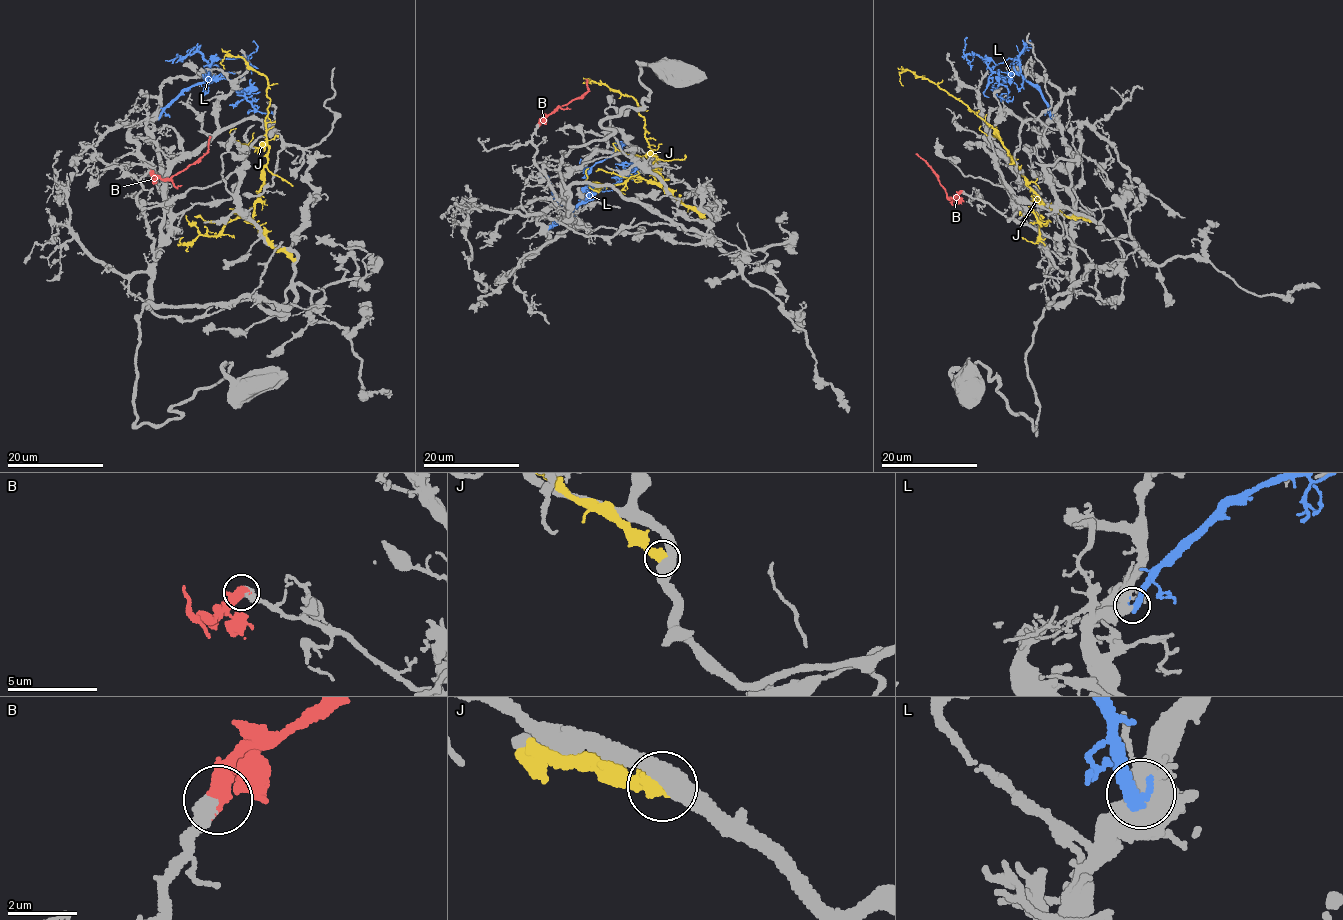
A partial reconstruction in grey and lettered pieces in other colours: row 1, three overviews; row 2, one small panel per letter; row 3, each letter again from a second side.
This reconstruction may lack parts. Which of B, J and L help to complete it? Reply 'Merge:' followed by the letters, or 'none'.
Merge: B

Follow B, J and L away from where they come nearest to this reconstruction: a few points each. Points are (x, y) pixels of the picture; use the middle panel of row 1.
B: (539, 124), (550, 113), (587, 91), (585, 79)
J: (709, 221), (655, 183), (656, 158), (645, 135), (637, 100), (584, 79), (590, 79)
L: (548, 228), (585, 200), (590, 192), (585, 187), (584, 169), (608, 158), (616, 143), (625, 143), (620, 148)

